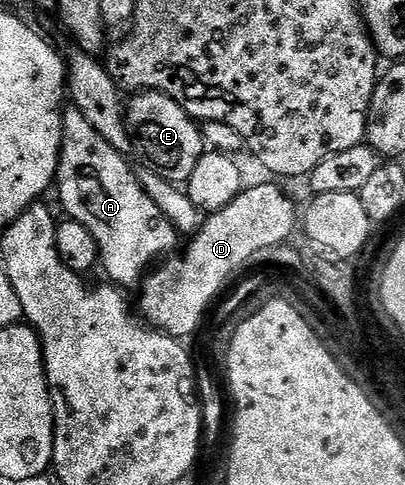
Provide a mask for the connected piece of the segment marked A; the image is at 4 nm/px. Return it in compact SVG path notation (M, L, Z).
M71 106L64 111L63 145L54 183L57 192L59 188L59 204L67 211L64 213L70 219L81 222L81 226L85 226L85 230L89 230L89 234L97 238L99 264L107 271L106 279L123 290L131 287L134 289L148 275L152 267L150 264L154 260L159 260L166 252L174 250L177 239L175 227L169 222L169 218L165 218L165 214L161 214L161 210L157 210L157 202L149 198L149 194L143 189L143 183L139 181L136 169L127 165L127 159L124 153L109 146L109 142L105 142L105 138L101 138L101 134L93 130L89 118L85 118L79 108Z

